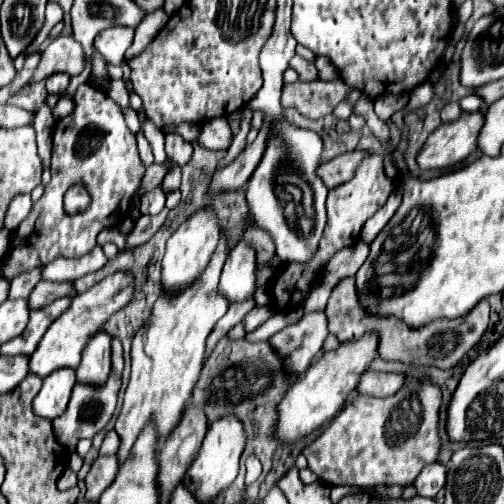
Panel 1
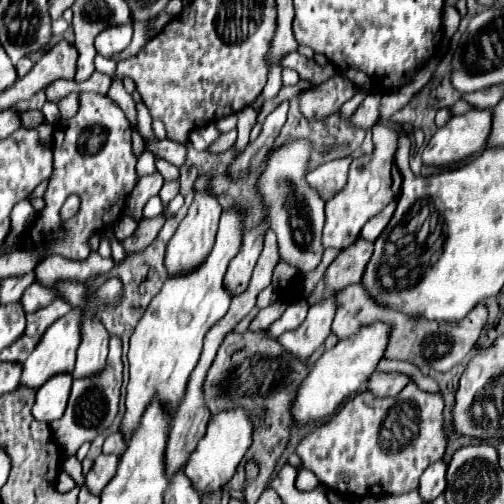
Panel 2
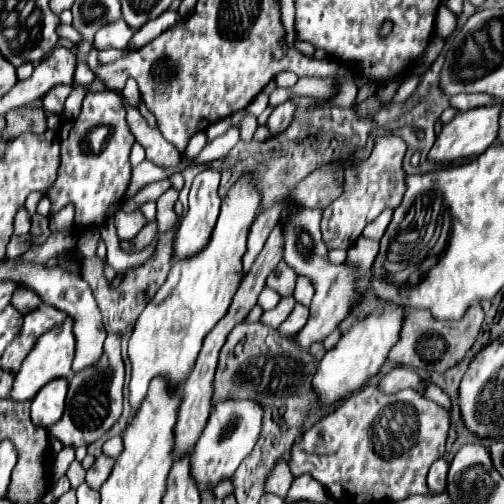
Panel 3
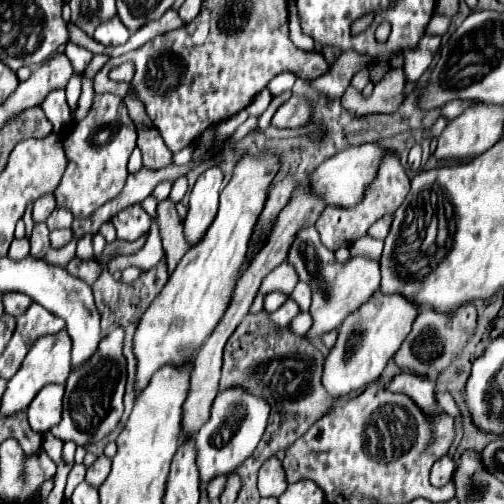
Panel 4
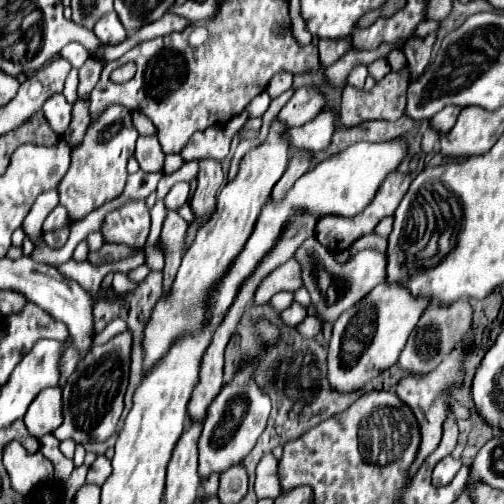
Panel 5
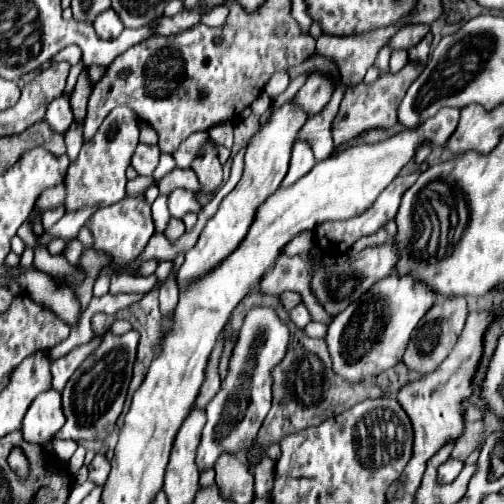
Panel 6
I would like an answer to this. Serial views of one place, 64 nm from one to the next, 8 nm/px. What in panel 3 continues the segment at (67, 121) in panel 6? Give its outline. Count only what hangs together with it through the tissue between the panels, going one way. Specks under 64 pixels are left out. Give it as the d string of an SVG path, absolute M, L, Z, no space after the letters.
M58 84L44 94L44 110L58 112L62 116L62 106L66 96L72 92L72 84Z

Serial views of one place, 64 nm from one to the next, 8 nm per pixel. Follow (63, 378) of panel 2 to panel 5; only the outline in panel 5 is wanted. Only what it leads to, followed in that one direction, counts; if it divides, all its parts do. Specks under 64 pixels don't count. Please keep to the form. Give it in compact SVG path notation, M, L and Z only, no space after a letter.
M44 388L44 392L30 404L24 422L36 438L54 432L62 424L62 388Z

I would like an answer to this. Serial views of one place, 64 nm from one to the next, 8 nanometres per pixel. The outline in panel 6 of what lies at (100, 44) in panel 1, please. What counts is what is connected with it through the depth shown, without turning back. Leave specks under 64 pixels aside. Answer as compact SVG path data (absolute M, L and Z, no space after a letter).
M110 8L106 12L102 12L96 20L94 20L94 30L96 34L102 38L102 40L112 40L112 38L118 38L120 32L124 30L120 18L116 16L116 12Z

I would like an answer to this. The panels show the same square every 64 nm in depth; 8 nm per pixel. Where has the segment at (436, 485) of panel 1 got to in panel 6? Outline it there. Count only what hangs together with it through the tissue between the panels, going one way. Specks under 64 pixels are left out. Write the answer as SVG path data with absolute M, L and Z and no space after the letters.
M448 458L438 468L438 482L440 484L450 484L460 474L460 470L462 470L462 462L460 460L454 460L454 458Z

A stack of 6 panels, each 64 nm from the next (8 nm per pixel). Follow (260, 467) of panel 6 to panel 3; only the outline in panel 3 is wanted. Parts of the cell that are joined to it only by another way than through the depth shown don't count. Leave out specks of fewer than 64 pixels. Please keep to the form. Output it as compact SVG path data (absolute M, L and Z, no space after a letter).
M280 460L280 462L274 466L274 470L268 474L266 492L272 492L272 494L278 494L280 498L286 498L292 480L294 480L294 476L292 476L292 472L290 472L288 462Z

